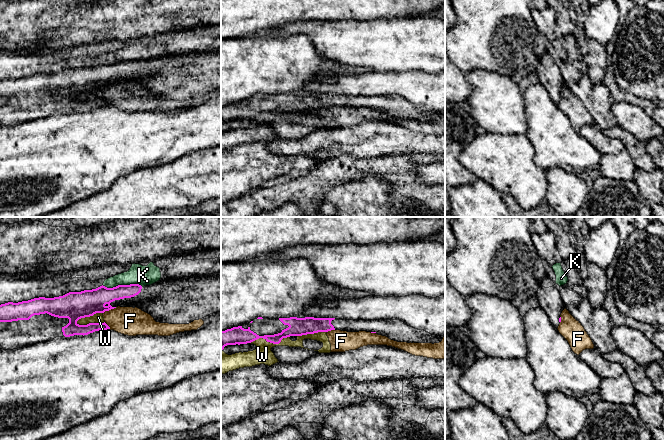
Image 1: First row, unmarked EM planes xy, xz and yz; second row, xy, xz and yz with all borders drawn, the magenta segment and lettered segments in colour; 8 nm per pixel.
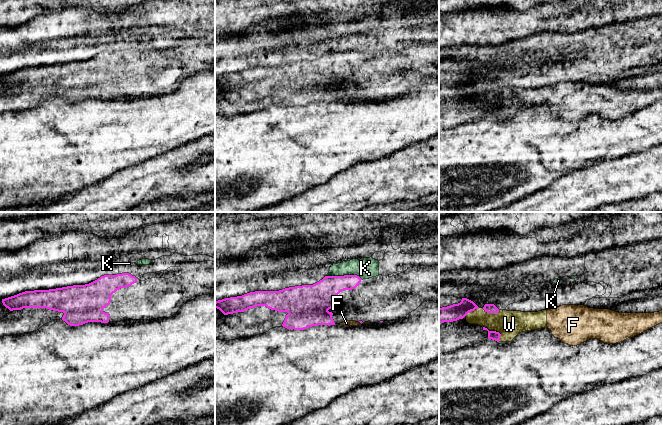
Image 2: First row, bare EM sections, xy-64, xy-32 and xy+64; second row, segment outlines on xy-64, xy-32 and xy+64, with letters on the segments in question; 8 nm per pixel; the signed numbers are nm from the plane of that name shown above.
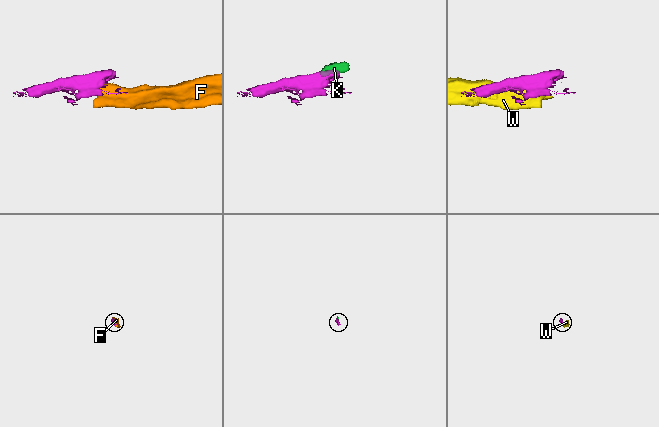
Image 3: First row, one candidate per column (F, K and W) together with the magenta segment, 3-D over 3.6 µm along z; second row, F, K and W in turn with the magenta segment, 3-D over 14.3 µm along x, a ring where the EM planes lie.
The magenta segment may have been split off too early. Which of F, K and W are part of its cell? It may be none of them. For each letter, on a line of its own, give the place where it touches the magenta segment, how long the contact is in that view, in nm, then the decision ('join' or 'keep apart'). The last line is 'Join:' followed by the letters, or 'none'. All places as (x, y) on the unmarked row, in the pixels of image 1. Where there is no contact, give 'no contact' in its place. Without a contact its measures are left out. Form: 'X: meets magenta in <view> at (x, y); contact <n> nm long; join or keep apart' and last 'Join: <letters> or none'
F: meets magenta in xy at (109, 85); contact 120 nm long; keep apart
K: meets magenta in xy at (122, 61); contact 320 nm long; keep apart
W: meets magenta in xy at (90, 99); contact 240 nm long; keep apart
Join: none

